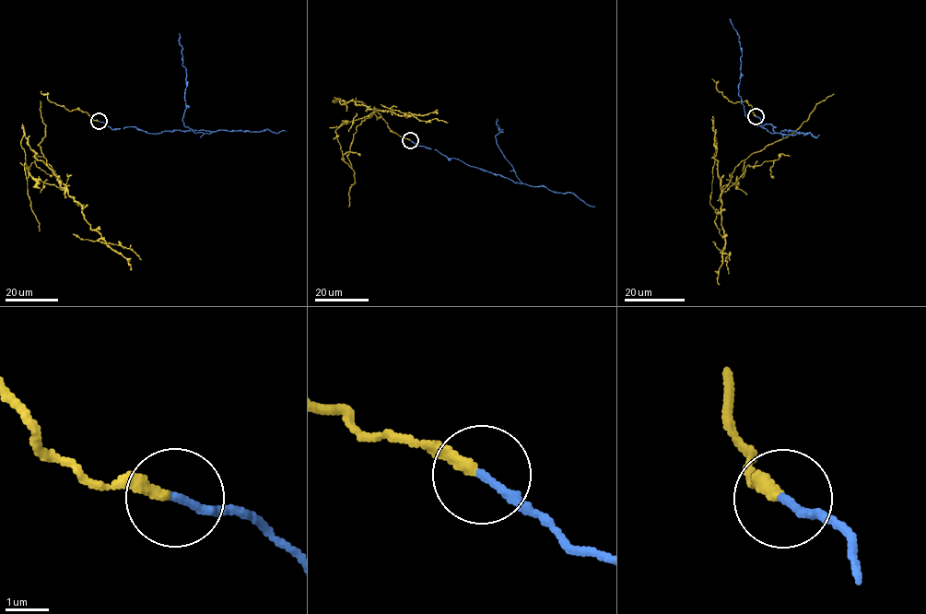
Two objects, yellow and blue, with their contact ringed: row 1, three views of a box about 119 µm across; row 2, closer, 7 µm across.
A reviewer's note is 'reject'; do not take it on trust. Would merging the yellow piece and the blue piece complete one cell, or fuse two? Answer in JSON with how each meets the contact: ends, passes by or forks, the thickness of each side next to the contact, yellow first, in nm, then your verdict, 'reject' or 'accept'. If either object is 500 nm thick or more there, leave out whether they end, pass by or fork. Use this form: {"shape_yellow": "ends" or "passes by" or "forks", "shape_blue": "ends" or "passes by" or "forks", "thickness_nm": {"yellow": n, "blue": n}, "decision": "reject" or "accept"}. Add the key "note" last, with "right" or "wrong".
{"shape_yellow": "ends", "shape_blue": "ends", "thickness_nm": {"yellow": 280, "blue": 180}, "decision": "reject", "note": "right"}

